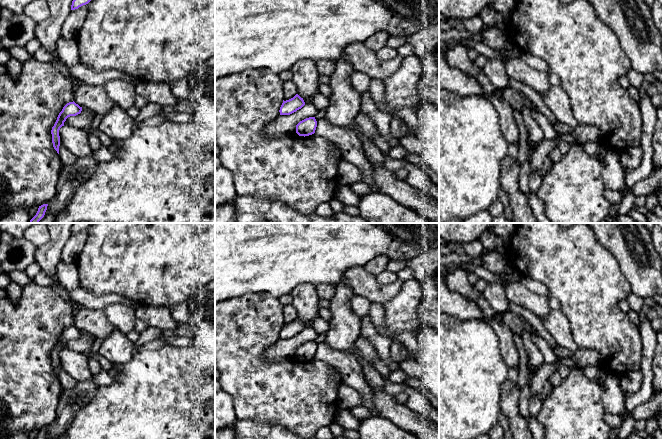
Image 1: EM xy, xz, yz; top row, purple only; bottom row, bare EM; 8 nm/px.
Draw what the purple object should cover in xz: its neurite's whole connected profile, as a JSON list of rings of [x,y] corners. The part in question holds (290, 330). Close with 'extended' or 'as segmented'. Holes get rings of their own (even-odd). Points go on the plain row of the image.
[[[296,318],[293,322],[284,325],[280,331],[280,339],[290,339],[305,329],[303,322]]]; as segmented

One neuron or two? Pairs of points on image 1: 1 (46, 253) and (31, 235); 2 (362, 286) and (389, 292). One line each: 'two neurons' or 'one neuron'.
1: two neurons
2: one neuron

